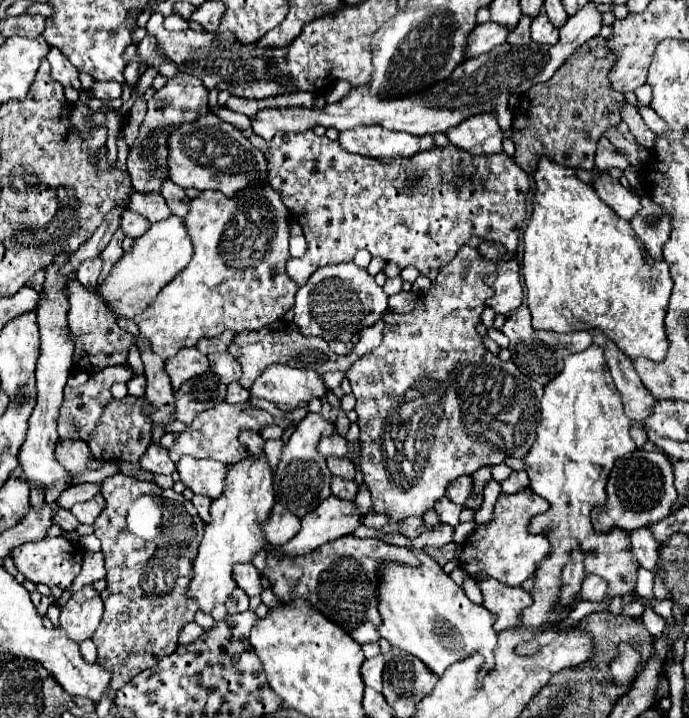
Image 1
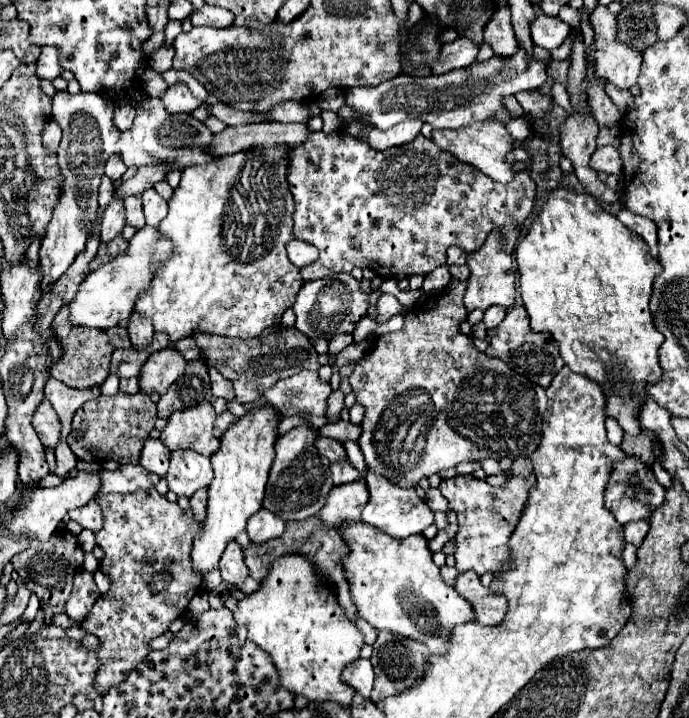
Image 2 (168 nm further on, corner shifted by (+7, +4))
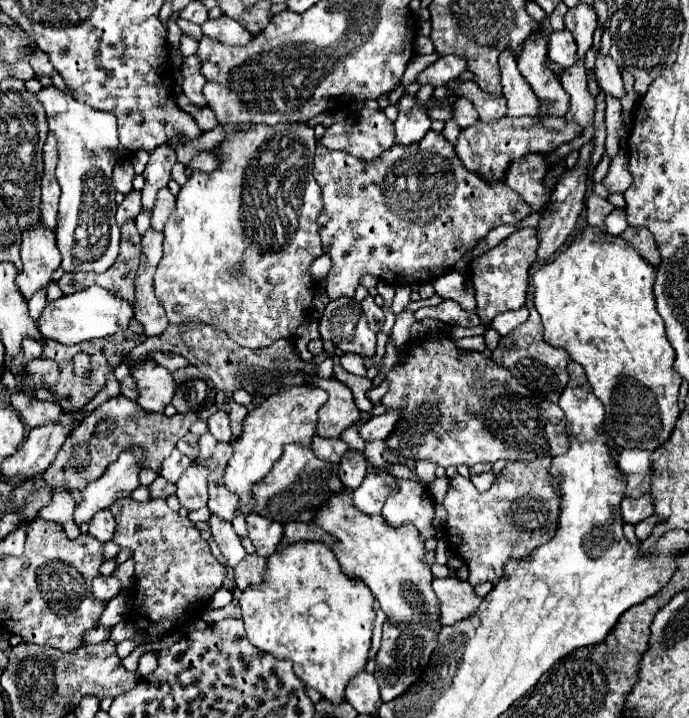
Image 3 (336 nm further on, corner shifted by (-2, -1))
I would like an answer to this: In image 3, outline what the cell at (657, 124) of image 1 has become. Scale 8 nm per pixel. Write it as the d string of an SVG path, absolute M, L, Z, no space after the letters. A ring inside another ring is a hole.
M600 53L596 55L596 79L598 85L612 97L616 99L624 99L626 97L626 89L620 77L620 69L618 65L612 61L612 57L602 57Z

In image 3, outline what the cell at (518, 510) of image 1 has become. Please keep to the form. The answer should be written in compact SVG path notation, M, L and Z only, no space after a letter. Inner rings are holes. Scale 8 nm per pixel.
M548 457L510 461L496 477L494 485L484 493L480 493L470 479L460 475L450 479L450 489L444 497L444 507L448 511L446 541L448 549L454 545L454 551L466 561L470 585L476 587L484 581L496 585L502 577L502 565L508 559L526 557L554 535L560 515L560 493L548 479L548 469Z

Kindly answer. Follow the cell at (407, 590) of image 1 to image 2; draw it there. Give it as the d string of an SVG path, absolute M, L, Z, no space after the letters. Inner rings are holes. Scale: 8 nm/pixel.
M347 522L341 524L337 530L349 546L349 554L341 560L341 564L361 618L365 618L377 630L397 632L427 644L431 654L445 654L451 628L463 622L471 622L475 612L471 612L467 600L463 600L451 586L443 582L439 568L431 560L431 550L427 548L425 536L411 534L407 538L393 538L363 522Z

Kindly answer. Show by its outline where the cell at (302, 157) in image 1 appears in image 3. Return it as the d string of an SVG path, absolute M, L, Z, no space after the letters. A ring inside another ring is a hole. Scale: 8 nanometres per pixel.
M428 131L424 139L412 145L394 145L372 161L318 145L314 179L320 185L324 199L324 213L318 217L322 249L334 261L326 277L326 293L330 299L354 297L364 275L374 275L392 287L420 281L432 283L448 273L456 261L472 253L490 229L496 225L520 225L532 213L532 207L502 181L488 181L478 173L468 171L454 147L434 131Z

